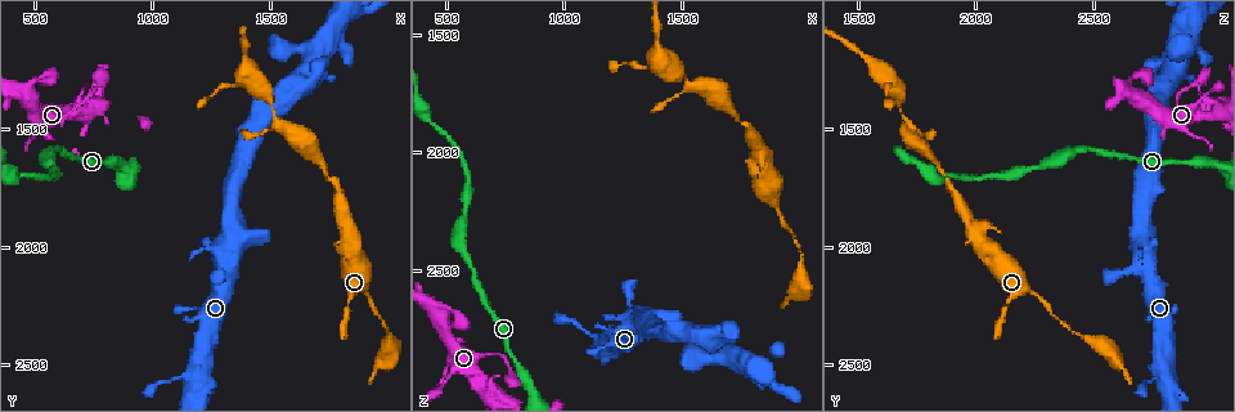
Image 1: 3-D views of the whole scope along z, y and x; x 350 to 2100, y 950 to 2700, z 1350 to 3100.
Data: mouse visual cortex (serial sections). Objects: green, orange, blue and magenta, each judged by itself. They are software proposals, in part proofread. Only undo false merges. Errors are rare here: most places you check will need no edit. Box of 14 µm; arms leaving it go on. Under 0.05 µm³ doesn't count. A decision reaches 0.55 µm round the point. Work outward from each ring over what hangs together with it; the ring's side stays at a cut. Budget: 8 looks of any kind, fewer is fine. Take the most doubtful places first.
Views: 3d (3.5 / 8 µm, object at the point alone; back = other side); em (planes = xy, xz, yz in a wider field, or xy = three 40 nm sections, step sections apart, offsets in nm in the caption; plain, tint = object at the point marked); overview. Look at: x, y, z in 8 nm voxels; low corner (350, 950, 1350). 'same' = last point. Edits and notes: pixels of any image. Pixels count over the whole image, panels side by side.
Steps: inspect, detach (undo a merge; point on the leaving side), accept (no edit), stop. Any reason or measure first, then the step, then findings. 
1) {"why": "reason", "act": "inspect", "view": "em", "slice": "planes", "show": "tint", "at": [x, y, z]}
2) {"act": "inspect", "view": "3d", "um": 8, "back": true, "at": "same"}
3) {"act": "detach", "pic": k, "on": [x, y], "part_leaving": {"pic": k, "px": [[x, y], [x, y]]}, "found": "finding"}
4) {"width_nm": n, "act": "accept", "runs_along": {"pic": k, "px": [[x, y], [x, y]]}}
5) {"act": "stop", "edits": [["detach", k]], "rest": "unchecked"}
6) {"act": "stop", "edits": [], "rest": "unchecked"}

{"why": "arms part here", "act": "inspect", "view": "3d", "um": 3.5, "at": [1560, 1490, 1710]}

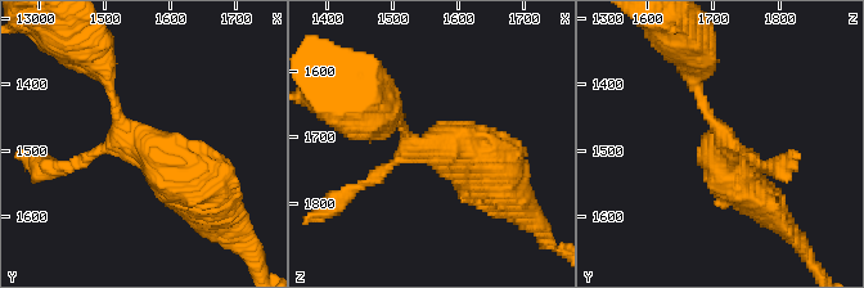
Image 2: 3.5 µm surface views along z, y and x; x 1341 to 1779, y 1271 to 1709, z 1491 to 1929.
{"why": "now the EM", "act": "inspect", "view": "em", "slice": "xy", "step": 1, "show": "plain", "at": [1555, 1490, 1715]}

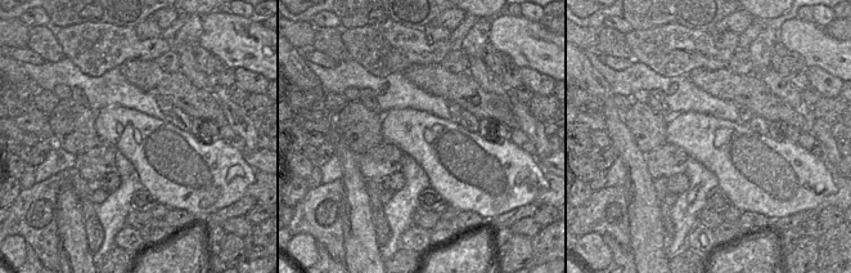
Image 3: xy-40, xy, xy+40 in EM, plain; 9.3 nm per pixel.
{"why": "where the object lies", "act": "inspect", "view": "em", "slice": "xy", "step": 1, "show": "tint", "at": "same"}

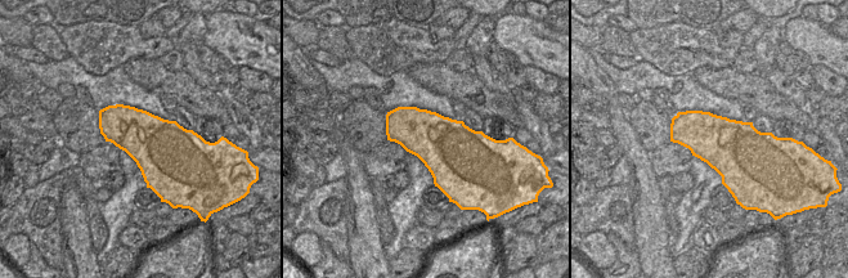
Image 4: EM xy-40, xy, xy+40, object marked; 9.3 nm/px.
{"act": "accept", "found": "one cell here"}

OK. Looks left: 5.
{"why": "small branch off a trunk", "act": "inspect", "view": "3d", "um": 3.5, "at": [460, 1320, 2650]}

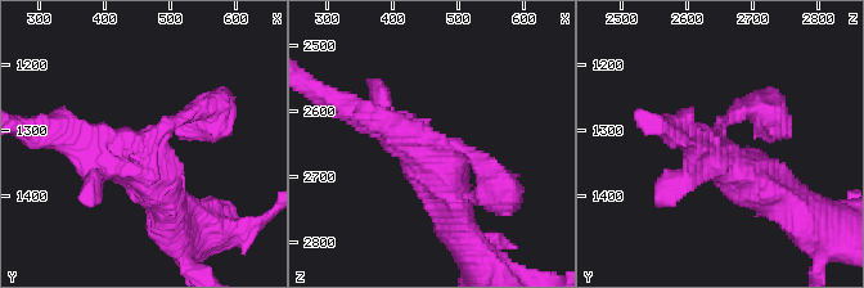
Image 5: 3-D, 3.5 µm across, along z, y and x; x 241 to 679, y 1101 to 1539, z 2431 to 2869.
{"arms": 4, "arm_widths_nm": [150, 300, 350, 500], "act": "inspect", "view": "em", "slice": "xy", "step": 5, "show": "tint", "at": [460, 1325, 2645]}

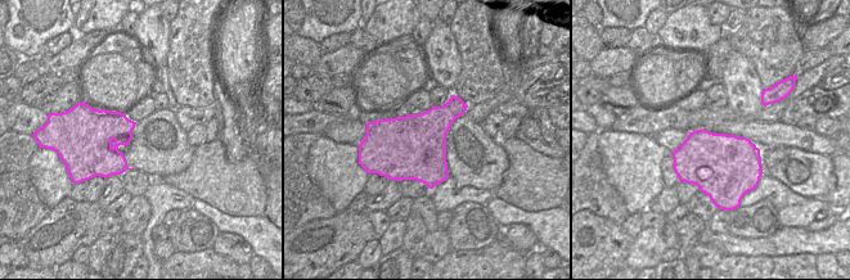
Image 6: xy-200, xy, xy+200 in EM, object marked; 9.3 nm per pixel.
{"why": "cut it another way", "act": "inspect", "view": "em", "slice": "xy", "step": 3, "show": "tint", "at": "same"}

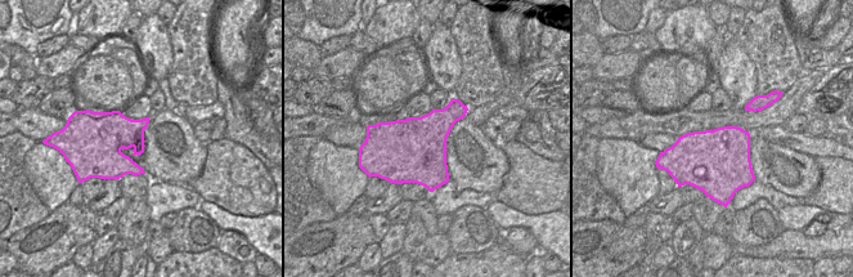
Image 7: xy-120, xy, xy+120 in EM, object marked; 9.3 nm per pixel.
{"act": "accept", "runs_along": {"pic": 5, "px": [[455, 217], [381, 99]]}, "found": "continuous, no second cell"}

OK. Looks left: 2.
{"why": "three arms meet", "act": "inspect", "view": "3d", "um": 3.5, "at": [1370, 1300, 1630]}

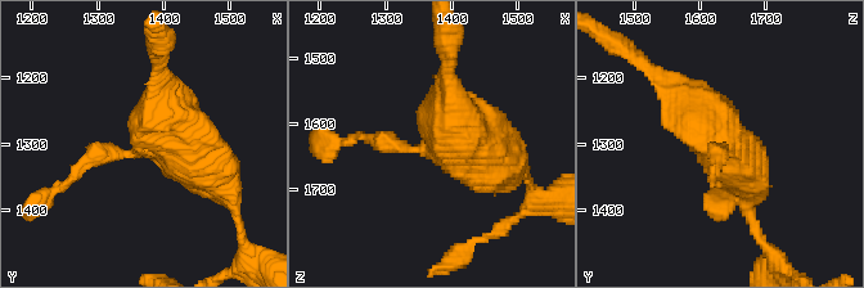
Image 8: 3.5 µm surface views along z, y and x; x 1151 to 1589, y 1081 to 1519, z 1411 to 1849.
{"arms": 3, "arm_widths_nm": [200, 250, 350], "act": "inspect", "view": "em", "slice": "xy", "step": 1, "show": "tint", "at": [1375, 1305, 1635]}

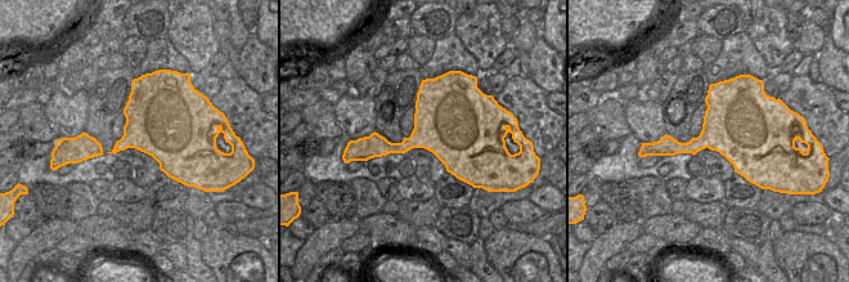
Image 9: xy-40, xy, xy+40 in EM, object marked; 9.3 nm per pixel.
{"act": "accept", "runs_along": {"pic": 8, "px": [[745, 196], [745, 167], [656, 73]]}, "found": "continuous, no second cell"}

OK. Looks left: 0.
{"act": "stop", "edits": [], "rest": "unchecked"}

